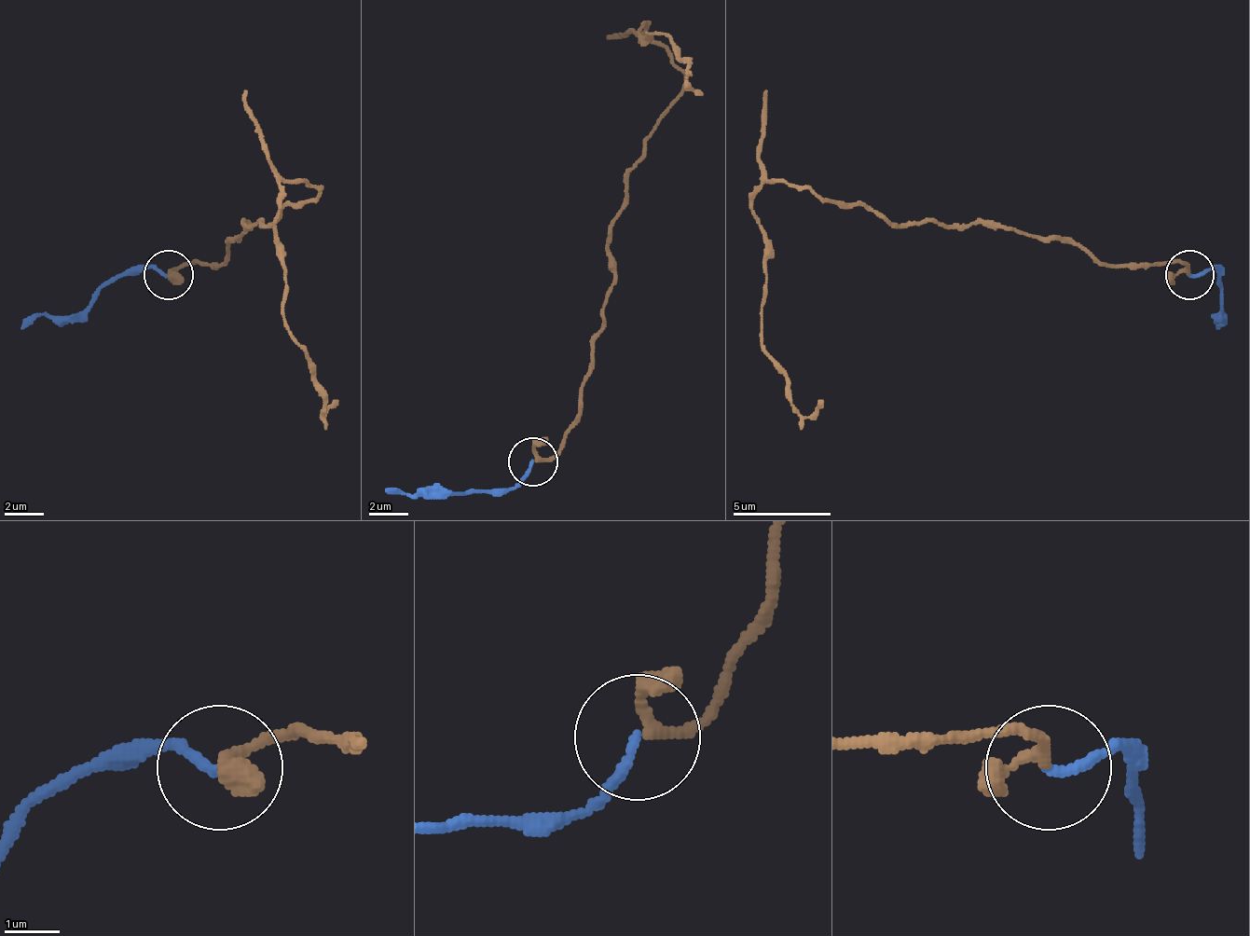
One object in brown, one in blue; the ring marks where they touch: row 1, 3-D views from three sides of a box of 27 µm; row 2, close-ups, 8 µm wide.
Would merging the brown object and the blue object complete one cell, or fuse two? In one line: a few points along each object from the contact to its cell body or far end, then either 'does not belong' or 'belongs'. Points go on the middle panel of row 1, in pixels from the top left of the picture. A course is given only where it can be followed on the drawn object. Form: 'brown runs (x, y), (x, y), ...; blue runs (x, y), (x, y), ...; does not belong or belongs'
brown runs (536, 461), (581, 411), (624, 174), (683, 86), (644, 22), (704, 96); blue runs (531, 461), (512, 489), (443, 495), (393, 495), (383, 489); belongs

